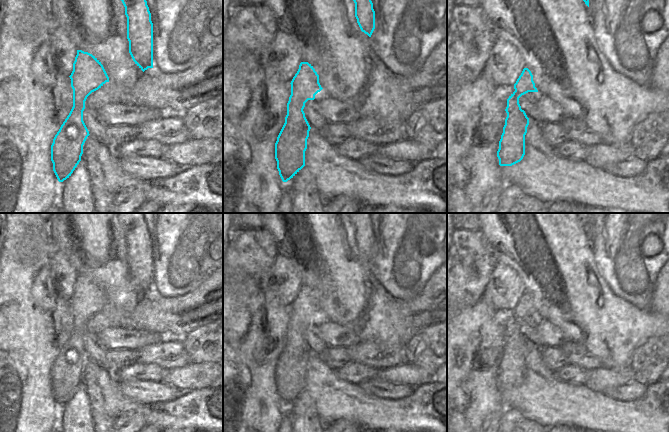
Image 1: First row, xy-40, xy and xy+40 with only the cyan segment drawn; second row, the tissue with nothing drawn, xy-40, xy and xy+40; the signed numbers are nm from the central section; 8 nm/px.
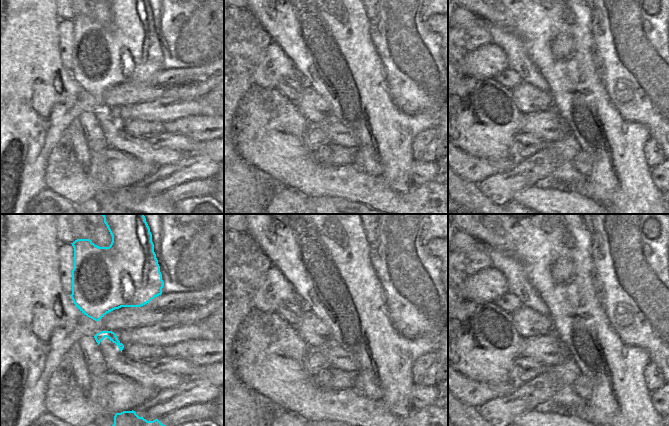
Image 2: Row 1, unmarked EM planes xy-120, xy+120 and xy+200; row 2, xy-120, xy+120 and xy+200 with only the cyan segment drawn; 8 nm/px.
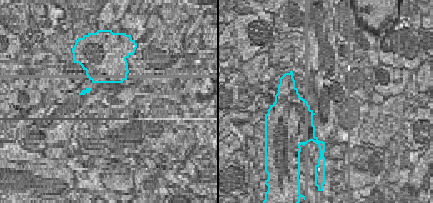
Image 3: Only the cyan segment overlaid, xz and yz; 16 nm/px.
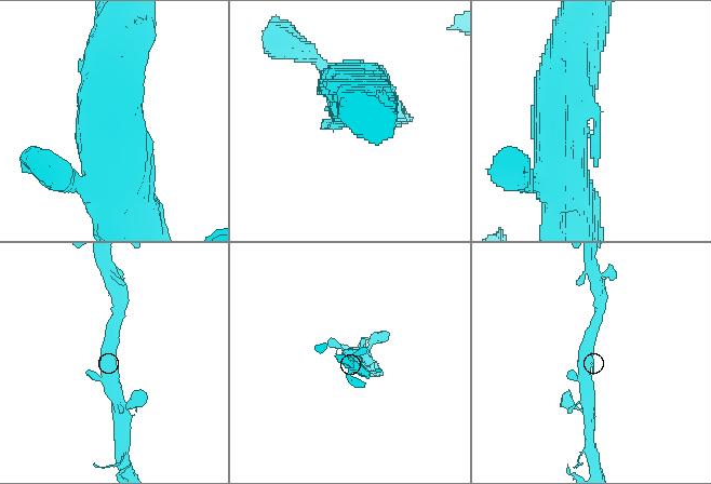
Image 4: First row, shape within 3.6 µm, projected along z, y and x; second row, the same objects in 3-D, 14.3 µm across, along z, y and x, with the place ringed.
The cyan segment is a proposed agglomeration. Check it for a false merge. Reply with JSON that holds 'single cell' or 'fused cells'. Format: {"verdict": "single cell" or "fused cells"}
{"verdict": "single cell"}

